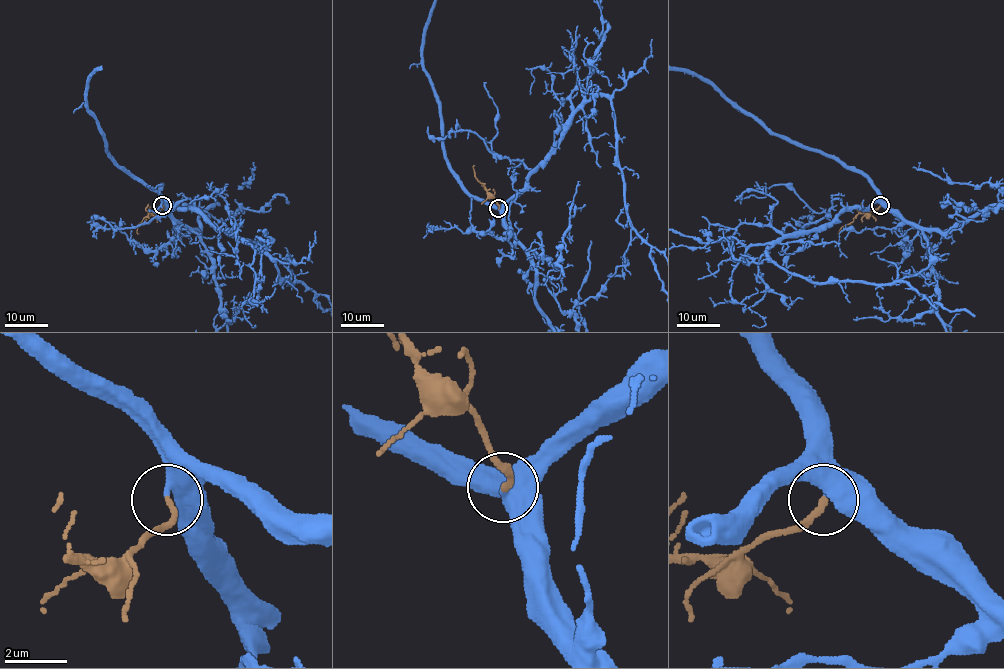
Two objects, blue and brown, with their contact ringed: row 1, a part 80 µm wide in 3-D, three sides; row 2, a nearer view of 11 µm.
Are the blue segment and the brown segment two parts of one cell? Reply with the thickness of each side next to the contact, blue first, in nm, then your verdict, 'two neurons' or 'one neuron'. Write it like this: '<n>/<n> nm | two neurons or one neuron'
460/200 nm | one neuron

